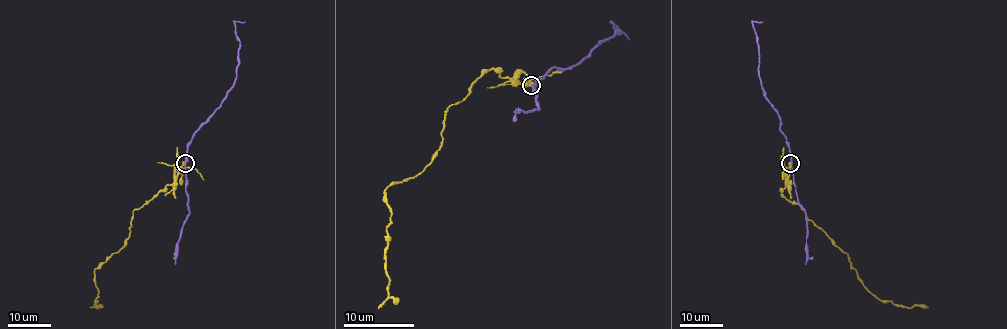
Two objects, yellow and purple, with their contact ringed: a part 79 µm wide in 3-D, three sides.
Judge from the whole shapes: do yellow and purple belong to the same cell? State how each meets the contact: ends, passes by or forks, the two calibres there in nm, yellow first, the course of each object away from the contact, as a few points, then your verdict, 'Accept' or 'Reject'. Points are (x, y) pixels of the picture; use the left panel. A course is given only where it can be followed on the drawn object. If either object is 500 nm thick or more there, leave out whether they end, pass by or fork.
At the ring yellow ends. At the ring purple passes by. Thickness 400 nm (yellow) against 260 nm. Course of yellow: (184, 163), (178, 169), (175, 181), (133, 211), (130, 235), (124, 246), (94, 271), (96, 308), (90, 307). Course of purple: (184, 163), (188, 143), (224, 98), (236, 76), (240, 43), (235, 22), (245, 21). Reject

